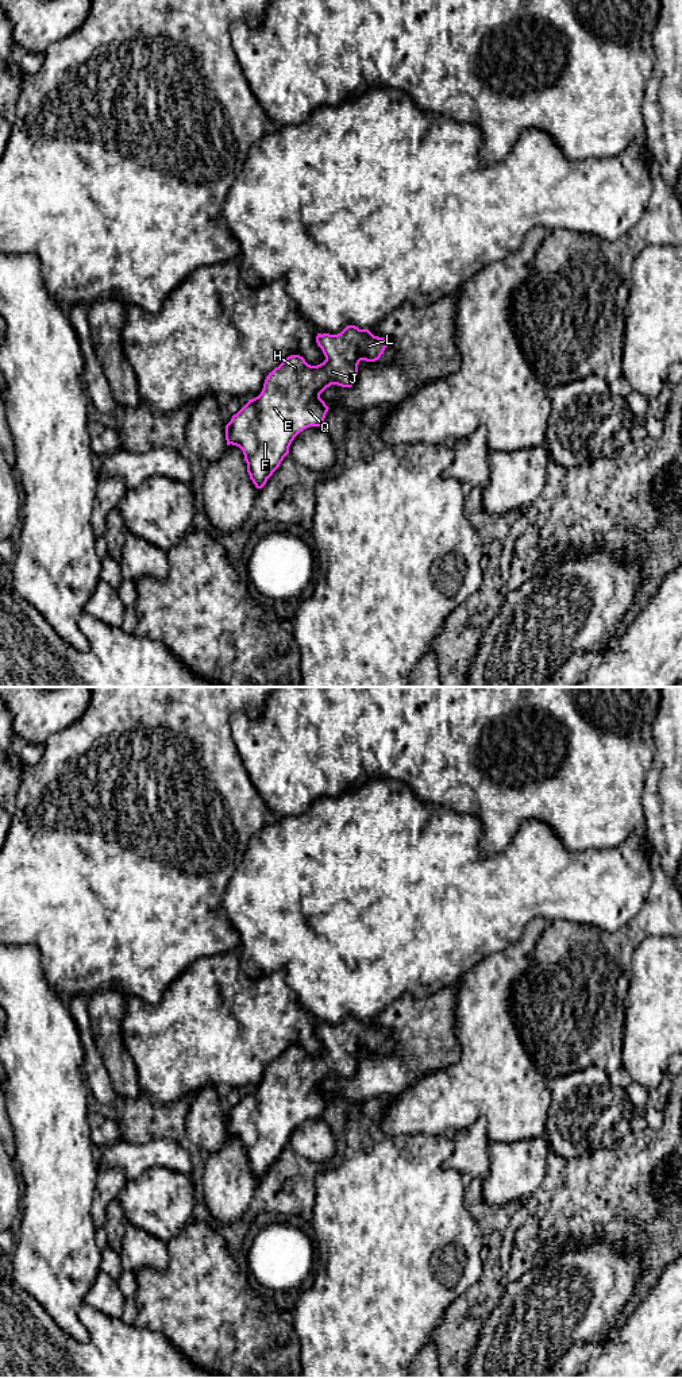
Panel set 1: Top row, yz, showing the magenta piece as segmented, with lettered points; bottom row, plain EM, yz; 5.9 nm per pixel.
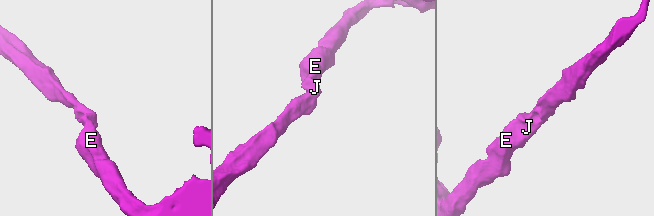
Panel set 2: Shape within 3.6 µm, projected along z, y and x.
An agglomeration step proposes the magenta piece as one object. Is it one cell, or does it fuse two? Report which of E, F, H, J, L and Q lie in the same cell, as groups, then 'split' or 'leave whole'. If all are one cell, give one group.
E F H J L Q; leave whole

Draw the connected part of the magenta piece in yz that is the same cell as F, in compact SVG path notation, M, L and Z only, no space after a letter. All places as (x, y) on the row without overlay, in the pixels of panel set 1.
M347 1016L340 1024L317 1024L325 1051L311 1057L300 1046L288 1047L265 1070L261 1085L226 1116L227 1136L243 1142L247 1163L262 1180L289 1145L294 1128L309 1118L321 1118L328 1097L320 1085L331 1076L351 1078L361 1051L381 1049L388 1031L369 1020Z

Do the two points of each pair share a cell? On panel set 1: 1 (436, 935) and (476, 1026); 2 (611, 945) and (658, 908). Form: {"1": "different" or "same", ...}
{"1": "different", "2": "same"}

